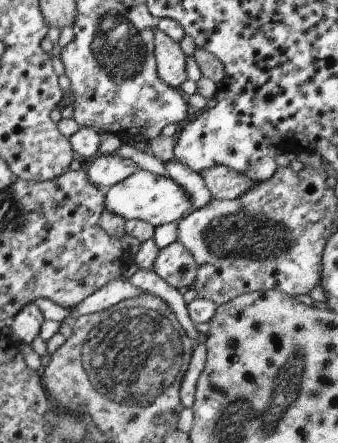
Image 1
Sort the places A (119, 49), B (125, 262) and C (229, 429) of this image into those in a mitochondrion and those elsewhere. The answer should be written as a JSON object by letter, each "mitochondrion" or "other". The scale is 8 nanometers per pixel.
{"A":"mitochondrion","B":"other","C":"mitochondrion"}

